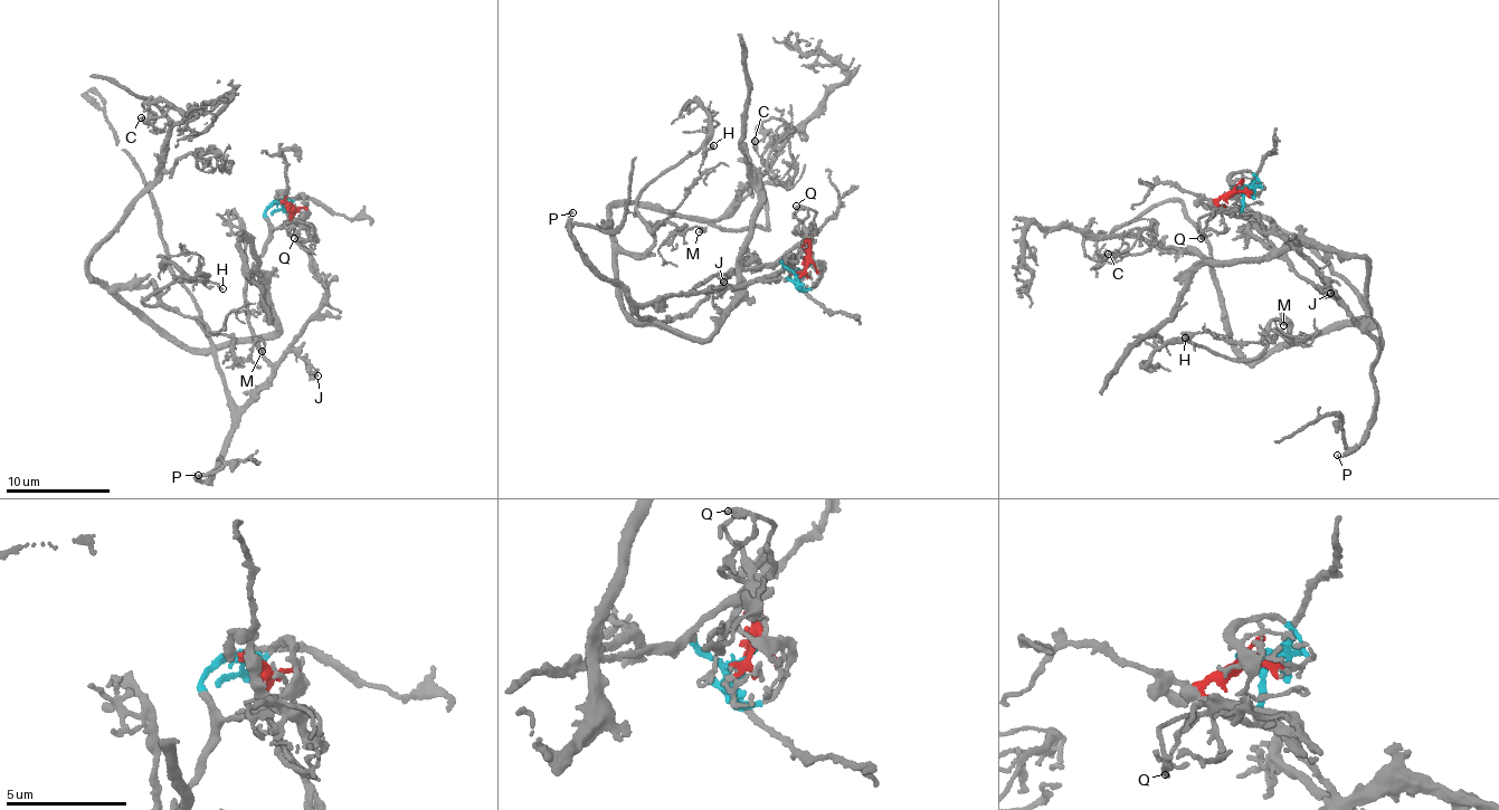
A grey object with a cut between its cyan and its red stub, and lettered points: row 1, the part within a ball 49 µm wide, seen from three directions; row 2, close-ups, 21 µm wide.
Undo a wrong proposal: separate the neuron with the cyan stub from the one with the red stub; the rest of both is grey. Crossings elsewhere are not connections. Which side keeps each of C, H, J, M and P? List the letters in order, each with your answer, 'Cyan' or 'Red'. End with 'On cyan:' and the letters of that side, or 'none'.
C: Cyan
H: Cyan
J: Red
M: Cyan
P: Red
On cyan: C, H, M

